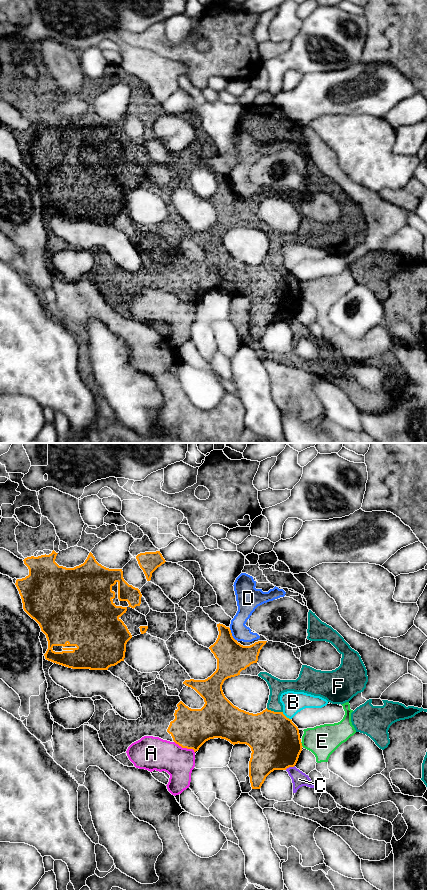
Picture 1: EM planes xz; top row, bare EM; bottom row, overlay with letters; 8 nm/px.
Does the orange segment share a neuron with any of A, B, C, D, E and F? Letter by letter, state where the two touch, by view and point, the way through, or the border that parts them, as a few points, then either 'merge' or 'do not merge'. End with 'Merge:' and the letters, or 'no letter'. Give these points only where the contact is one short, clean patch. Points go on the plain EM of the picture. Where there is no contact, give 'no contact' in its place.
A: xz (185, 299) | along xz (174, 293), (182, 299), (191, 300), (194, 304) | do not merge
B: xz (285, 268) | along xz (282, 264), (290, 271) | do not merge
C: xz (289, 318) | along xz (294, 317), (285, 321) | do not merge
D: xz (231, 187) | along xz (229, 180), (232, 188), (237, 192) | do not merge
E: xz (301, 296) | along xz (300, 294), (303, 298) | do not merge
F: xz (273, 263) | across xz (274, 291), (273, 263), (274, 247), (277, 239) | merge
Merge: F

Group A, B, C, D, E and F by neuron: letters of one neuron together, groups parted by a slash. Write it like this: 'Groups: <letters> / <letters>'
Groups: A C D / B E / F

